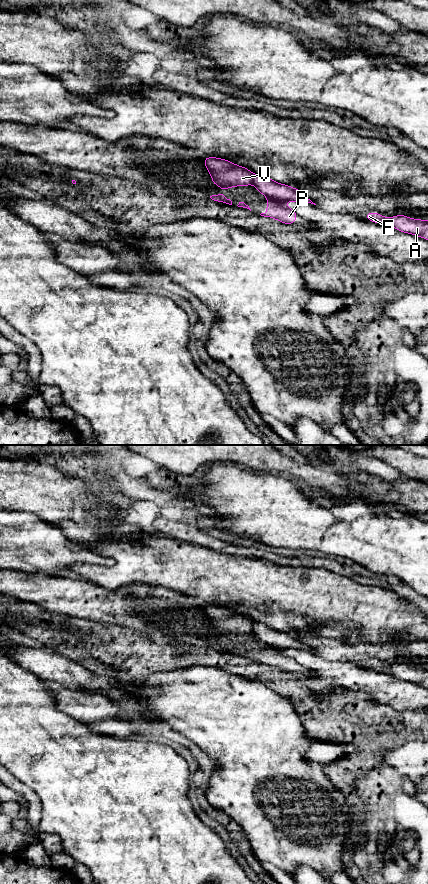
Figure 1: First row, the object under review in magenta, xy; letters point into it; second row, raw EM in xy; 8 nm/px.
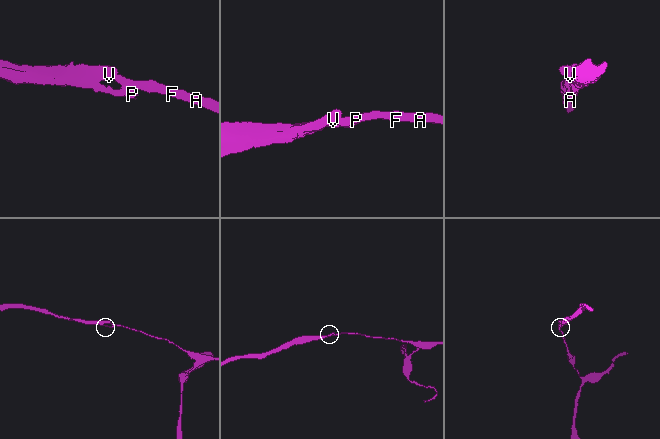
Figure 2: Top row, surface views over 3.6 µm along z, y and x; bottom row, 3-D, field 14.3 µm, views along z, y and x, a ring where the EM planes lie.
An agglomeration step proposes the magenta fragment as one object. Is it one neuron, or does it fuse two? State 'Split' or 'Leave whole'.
Split

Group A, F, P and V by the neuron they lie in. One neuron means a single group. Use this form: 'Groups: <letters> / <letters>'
Groups: A F / P V

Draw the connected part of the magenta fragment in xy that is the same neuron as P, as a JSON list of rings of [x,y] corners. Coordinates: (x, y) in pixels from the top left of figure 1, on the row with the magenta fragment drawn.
[[[270,198],[267,200],[267,212],[260,215],[274,218],[284,224],[294,224],[299,217],[293,209],[286,207],[280,201]]]

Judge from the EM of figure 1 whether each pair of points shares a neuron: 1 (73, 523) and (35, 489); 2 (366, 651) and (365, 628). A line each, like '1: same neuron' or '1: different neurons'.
1: same neuron
2: different neurons

